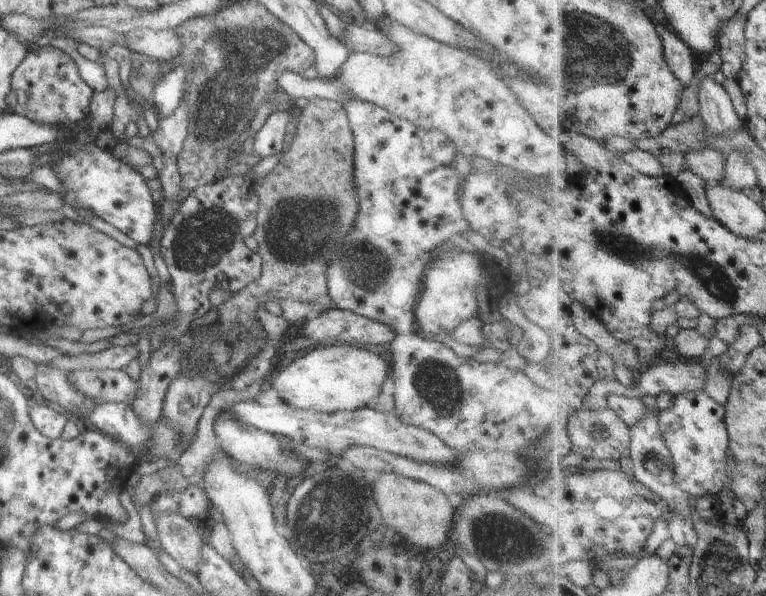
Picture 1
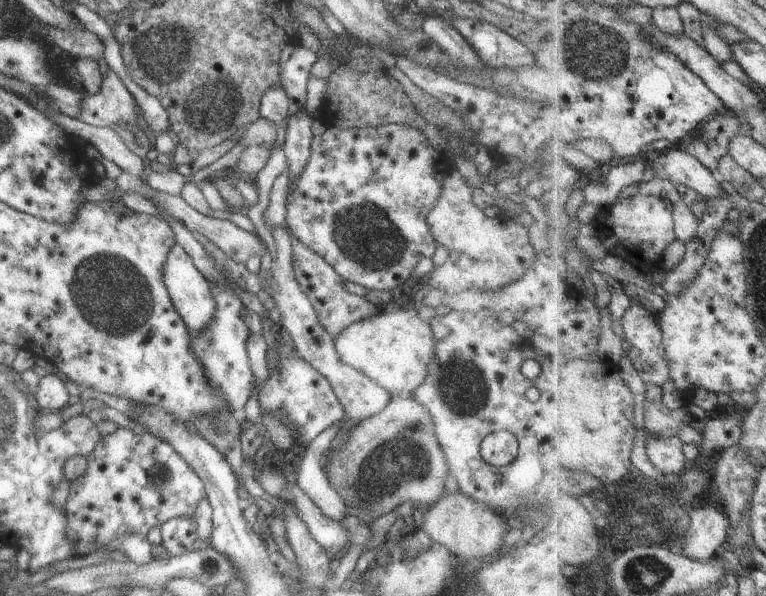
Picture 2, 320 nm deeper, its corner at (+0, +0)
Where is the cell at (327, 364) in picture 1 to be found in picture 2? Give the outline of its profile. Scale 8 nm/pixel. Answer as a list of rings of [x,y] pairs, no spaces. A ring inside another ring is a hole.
[[[396,304],[390,308],[384,308],[381,313],[375,316],[352,323],[333,338],[335,356],[339,356],[341,364],[347,364],[347,366],[359,370],[363,376],[367,376],[367,380],[373,380],[379,388],[387,390],[389,394],[393,396],[410,395],[411,390],[423,382],[423,378],[428,372],[427,364],[434,348],[430,324],[419,318],[416,309],[416,306],[403,308]]]

